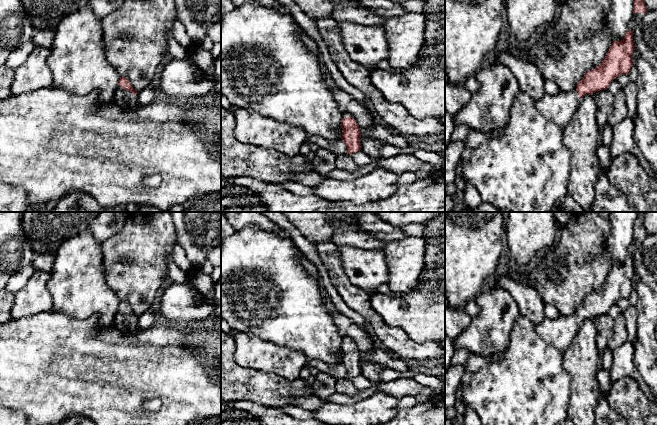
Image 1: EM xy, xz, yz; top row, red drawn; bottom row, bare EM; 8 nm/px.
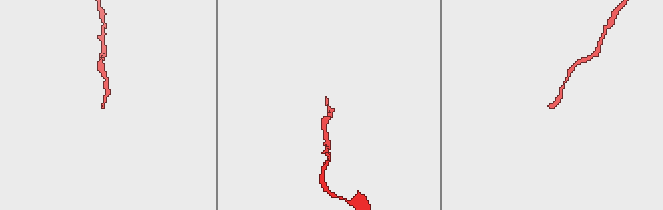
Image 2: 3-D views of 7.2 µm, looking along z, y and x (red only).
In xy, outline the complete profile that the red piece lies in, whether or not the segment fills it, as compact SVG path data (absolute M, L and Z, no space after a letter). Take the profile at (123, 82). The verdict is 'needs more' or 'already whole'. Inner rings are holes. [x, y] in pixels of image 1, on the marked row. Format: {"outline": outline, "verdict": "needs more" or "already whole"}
{"outline": "M121 77L118 85L115 91L115 99L118 104L125 110L138 107L138 92L133 88L130 81L125 77Z", "verdict": "needs more"}

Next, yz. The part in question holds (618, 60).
{"outline": "M629 30L621 41L613 41L603 62L585 73L583 79L571 91L560 91L556 95L545 94L535 101L535 107L562 130L578 108L584 95L591 95L609 87L621 74L629 74L635 50L633 31Z", "verdict": "needs more"}

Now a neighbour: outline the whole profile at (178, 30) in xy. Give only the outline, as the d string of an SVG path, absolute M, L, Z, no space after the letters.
M178 18L173 22L171 32L179 45L186 51L194 45L195 42L187 34L184 25L179 21Z

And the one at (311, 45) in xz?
M297 25L297 28L299 38L306 45L308 51L313 53L319 59L319 49L316 42L299 25Z

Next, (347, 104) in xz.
M321 63L321 69L323 72L323 79L334 95L334 98L339 105L341 112L348 113L349 116L353 117L359 125L361 133L361 150L363 153L369 155L374 159L380 159L380 149L384 143L372 139L369 136L369 131L373 128L373 124L376 121L371 114L371 111L366 107L365 104L355 100L349 93L340 89L335 84L328 68L323 63Z

